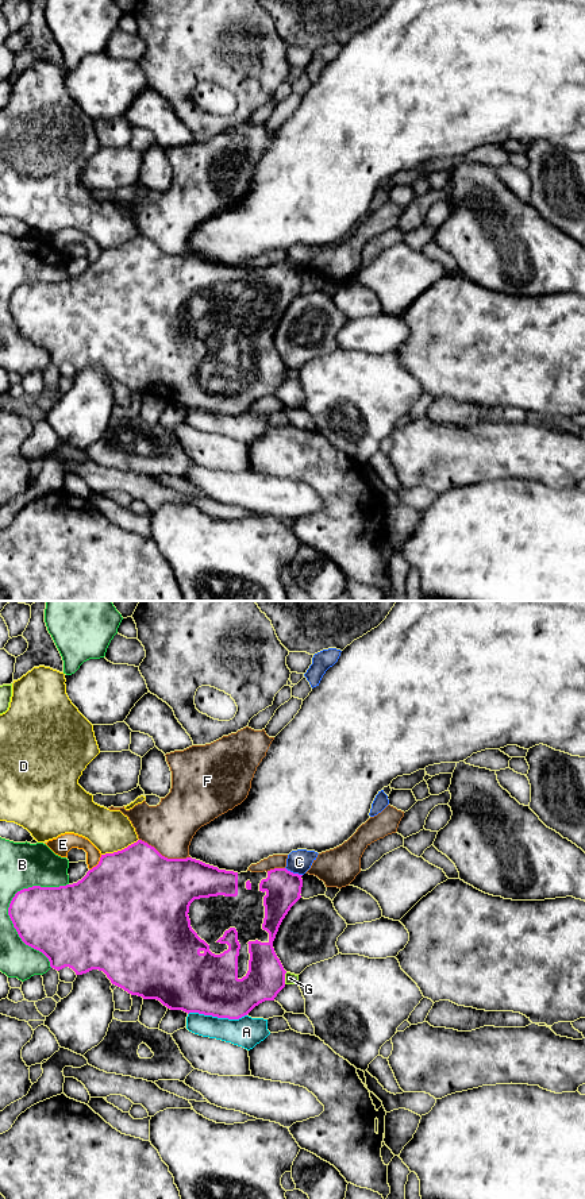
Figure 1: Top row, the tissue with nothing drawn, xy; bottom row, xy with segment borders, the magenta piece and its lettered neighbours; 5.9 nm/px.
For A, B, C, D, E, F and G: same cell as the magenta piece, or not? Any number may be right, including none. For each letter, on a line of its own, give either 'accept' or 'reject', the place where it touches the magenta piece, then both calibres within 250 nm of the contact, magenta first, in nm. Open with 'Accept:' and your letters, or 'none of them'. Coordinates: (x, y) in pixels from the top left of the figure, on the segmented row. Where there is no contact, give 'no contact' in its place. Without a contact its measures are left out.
Accept: none of them
A: reject; meets magenta in xy at (218, 1017); 360 nm thick on the magenta side, 190 nm on the other
B: reject; meets magenta in xy at (8, 908); 380 nm thick on the magenta side, 240 nm on the other
C: reject; meets magenta in xy at (292, 872); 220 nm thick on the magenta side, 140 nm on the other
D: reject; meets magenta in xy at (119, 851); 500 nm thick on the magenta side, 260 nm on the other
E: reject; meets magenta in xy at (99, 863); 500 nm thick on the magenta side, 110 nm on the other
F: reject; meets magenta in xy at (164, 856); 500 nm thick on the magenta side, 300 nm on the other
G: reject; meets magenta in xy at (284, 978); 220 nm thick on the magenta side, 60 nm on the other

